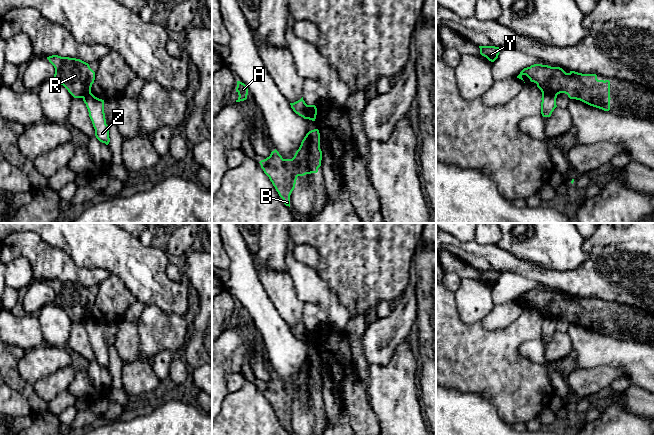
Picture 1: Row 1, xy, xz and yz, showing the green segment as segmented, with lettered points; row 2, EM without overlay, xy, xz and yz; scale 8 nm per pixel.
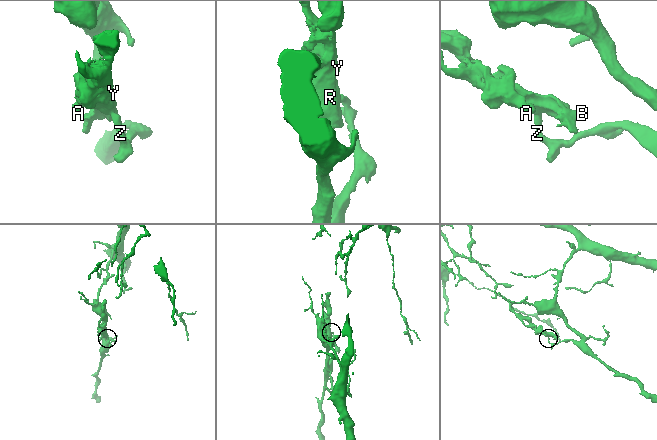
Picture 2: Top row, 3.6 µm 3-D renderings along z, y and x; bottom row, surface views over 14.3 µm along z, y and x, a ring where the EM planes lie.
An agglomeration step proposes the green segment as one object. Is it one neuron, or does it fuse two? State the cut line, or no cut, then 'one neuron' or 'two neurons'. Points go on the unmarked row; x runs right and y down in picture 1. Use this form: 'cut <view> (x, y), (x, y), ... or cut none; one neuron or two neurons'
cut xz (311, 329), (311, 340), (314, 343); two neurons

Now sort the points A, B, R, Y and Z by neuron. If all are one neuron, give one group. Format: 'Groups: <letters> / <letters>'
Groups: A B R Y / Z

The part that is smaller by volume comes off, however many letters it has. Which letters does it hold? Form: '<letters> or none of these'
A, B, R, Y

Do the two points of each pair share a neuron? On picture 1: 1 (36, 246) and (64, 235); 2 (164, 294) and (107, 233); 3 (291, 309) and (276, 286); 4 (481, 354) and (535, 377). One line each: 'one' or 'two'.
1: two
2: one
3: one
4: one

